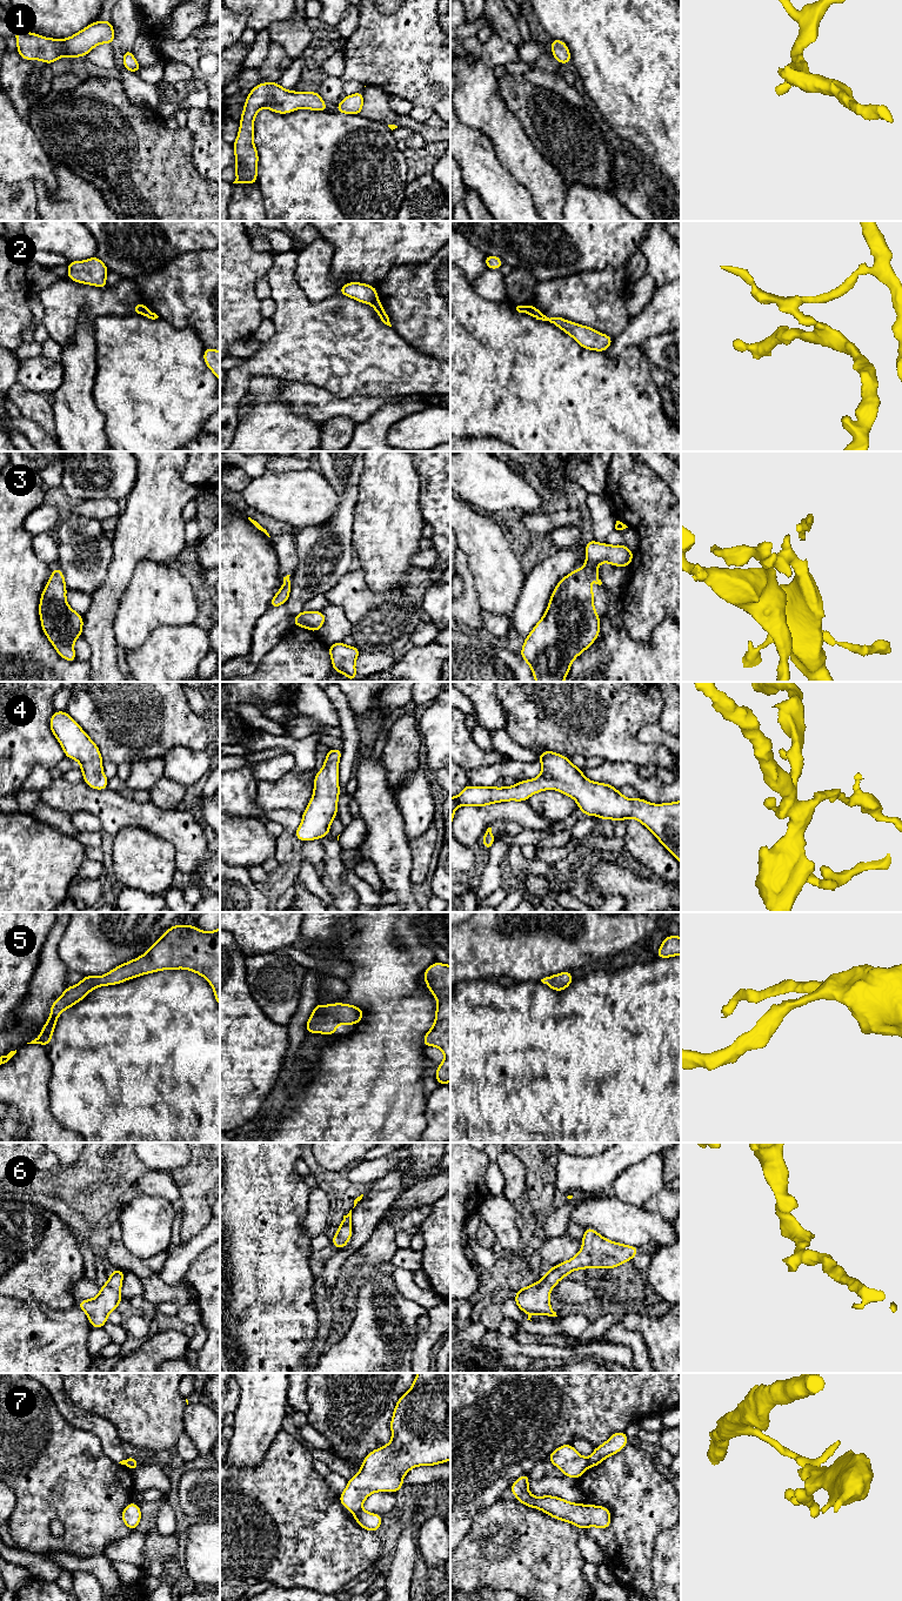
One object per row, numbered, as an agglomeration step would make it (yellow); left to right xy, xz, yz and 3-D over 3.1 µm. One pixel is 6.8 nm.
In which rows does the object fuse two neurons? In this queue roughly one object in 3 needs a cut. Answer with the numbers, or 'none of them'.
2, 7

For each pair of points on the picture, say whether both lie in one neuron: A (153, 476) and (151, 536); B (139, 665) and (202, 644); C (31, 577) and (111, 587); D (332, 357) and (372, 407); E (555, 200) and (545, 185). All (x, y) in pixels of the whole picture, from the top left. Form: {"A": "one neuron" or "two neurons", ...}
{"A": "one neuron", "B": "one neuron", "C": "two neurons", "D": "two neurons", "E": "one neuron"}

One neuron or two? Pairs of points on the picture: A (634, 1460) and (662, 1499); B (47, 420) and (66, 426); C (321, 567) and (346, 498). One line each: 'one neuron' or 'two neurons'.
A: one neuron
B: two neurons
C: one neuron

